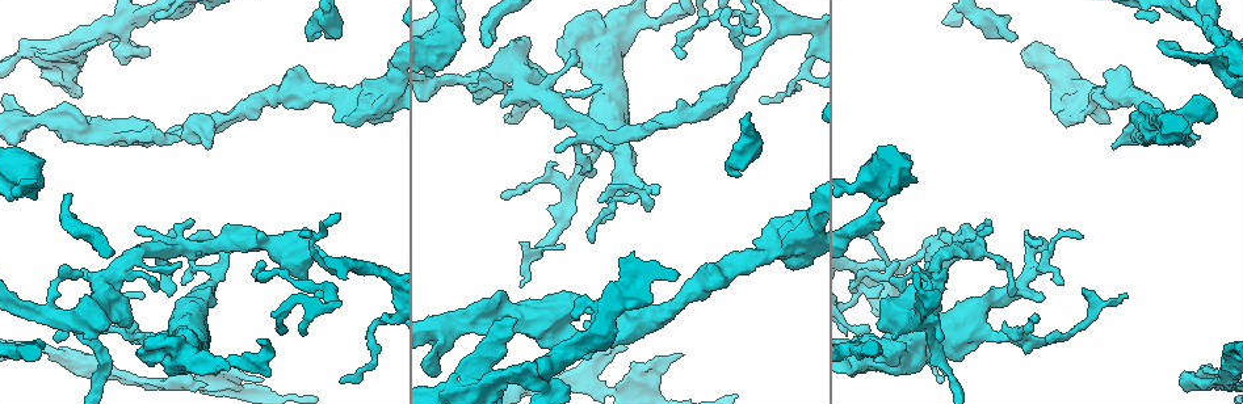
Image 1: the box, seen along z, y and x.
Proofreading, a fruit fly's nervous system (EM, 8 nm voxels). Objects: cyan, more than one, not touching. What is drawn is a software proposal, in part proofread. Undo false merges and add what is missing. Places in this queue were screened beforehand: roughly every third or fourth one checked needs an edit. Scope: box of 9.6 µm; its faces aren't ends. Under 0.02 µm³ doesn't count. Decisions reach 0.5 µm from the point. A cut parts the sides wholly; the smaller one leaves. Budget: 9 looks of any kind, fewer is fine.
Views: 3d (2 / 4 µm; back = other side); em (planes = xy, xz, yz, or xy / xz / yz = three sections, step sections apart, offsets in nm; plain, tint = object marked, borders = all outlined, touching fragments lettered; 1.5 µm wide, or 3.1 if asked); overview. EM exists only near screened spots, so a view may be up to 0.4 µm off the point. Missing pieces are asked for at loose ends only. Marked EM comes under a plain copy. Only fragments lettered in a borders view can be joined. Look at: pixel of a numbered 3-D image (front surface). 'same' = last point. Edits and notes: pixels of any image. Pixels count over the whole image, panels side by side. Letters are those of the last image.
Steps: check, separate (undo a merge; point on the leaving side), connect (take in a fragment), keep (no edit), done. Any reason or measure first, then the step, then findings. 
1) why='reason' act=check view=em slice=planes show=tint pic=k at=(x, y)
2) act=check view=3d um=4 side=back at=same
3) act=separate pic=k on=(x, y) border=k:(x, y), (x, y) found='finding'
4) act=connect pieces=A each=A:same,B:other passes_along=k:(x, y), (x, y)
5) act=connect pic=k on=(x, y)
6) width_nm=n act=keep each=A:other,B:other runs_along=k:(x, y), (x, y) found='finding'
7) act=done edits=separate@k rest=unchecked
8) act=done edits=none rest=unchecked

act=check view=3d um=2 pic=1 at=(135, 322)

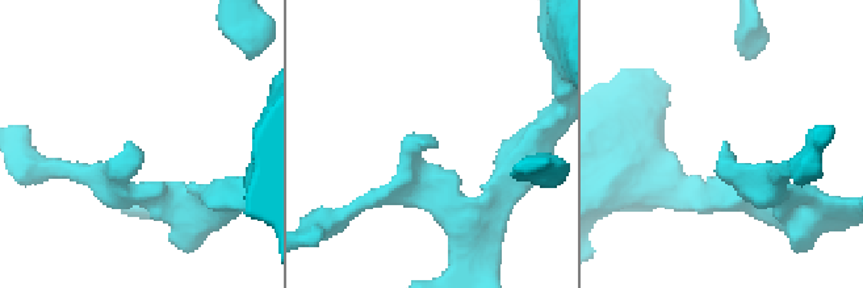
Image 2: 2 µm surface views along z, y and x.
why='need the tissue' act=check view=em slice=planes show=borders pic=2 at=(421, 144)

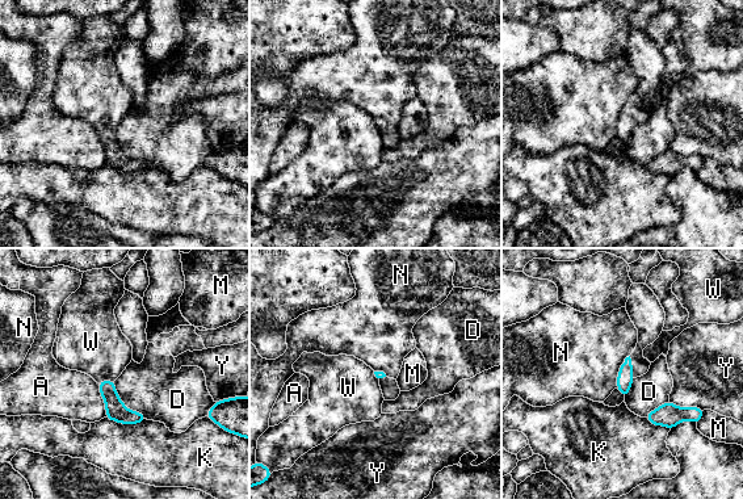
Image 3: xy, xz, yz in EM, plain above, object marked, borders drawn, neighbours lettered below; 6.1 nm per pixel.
longest_contact=D:320nm act=keep each=A:other,D:other,K:other,M:other,N:other,W:other,Y:other border=3:(113, 381), (121, 402), (147, 419) found='no lettered fragment goes on from it'

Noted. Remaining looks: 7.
why='branch stops here' act=check view=em slice=yz step=4 show=borders pic=1 at=(208, 385)

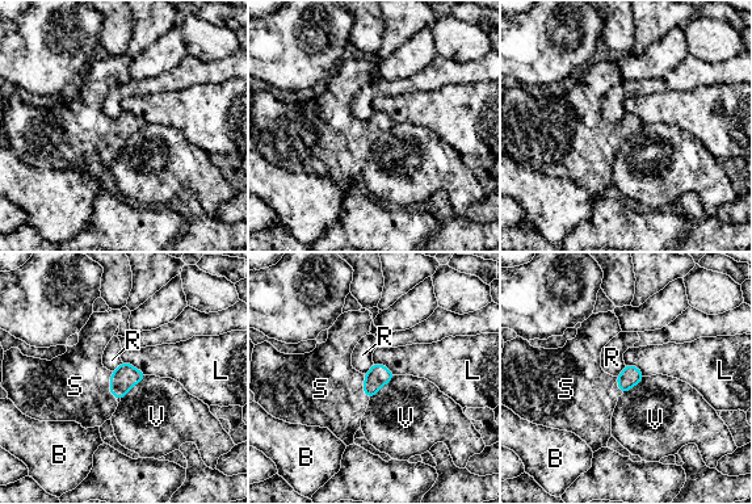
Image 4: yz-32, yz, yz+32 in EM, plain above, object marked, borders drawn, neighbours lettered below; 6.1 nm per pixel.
act=connect pieces=S each=B:other,L:other,R:other,S:same,V:other passes_along=4:(126, 376), (110, 386), (75, 386) found='it goes on there'

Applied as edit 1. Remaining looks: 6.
why='free end' act=check view=3d um=4 pic=1 at=(741, 174)

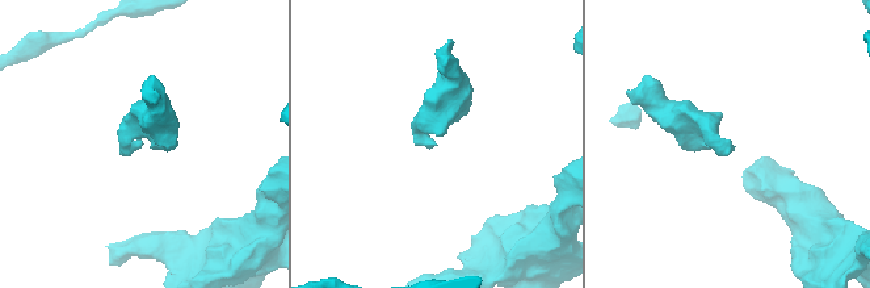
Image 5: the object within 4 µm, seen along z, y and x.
why='shape alone is not enough' act=check view=em slice=planes show=borders pic=5 at=(139, 147)

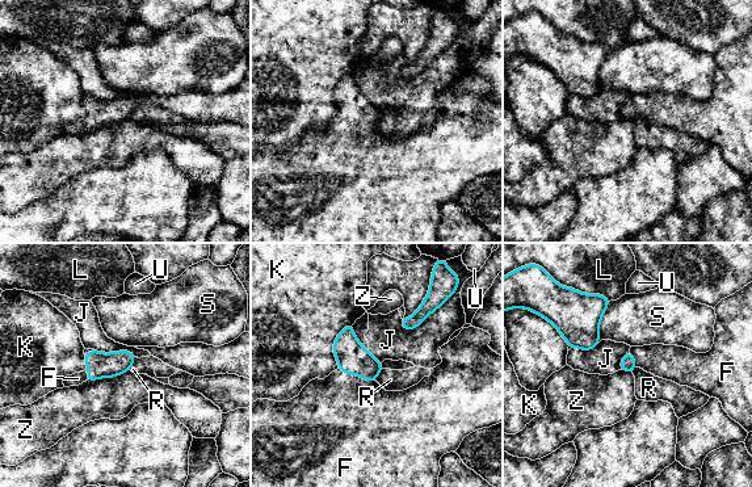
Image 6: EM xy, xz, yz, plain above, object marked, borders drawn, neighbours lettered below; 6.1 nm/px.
act=connect pieces=F each=F:same,J:other,K:other,L:other,R:other,S:other,U:other,Z:other passes_along=6:(352, 357), (356, 374), (343, 412) found='the neuron continues'

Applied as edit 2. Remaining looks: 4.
why='see it whole again' act=check view=overview

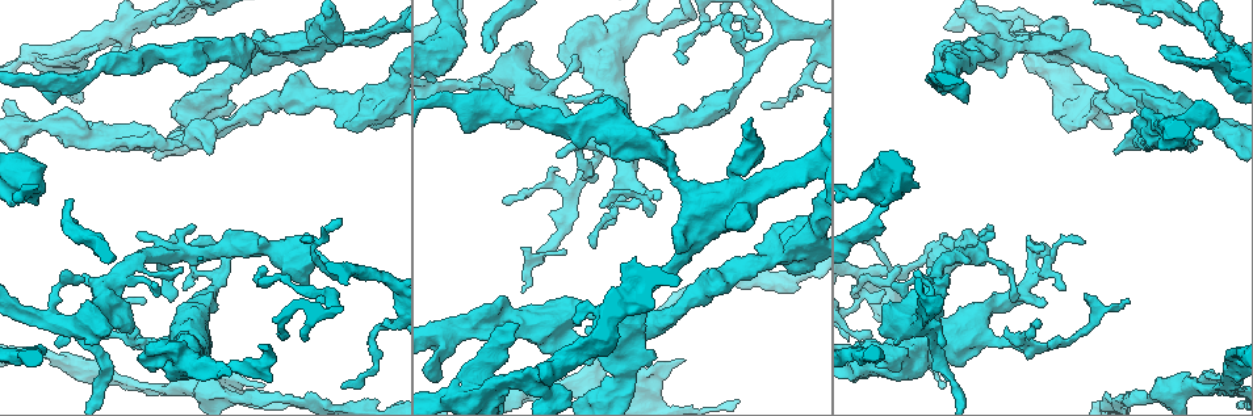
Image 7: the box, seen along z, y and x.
why='free end' act=check view=em slice=xz step=4 show=borders pic=7 at=(518, 324)

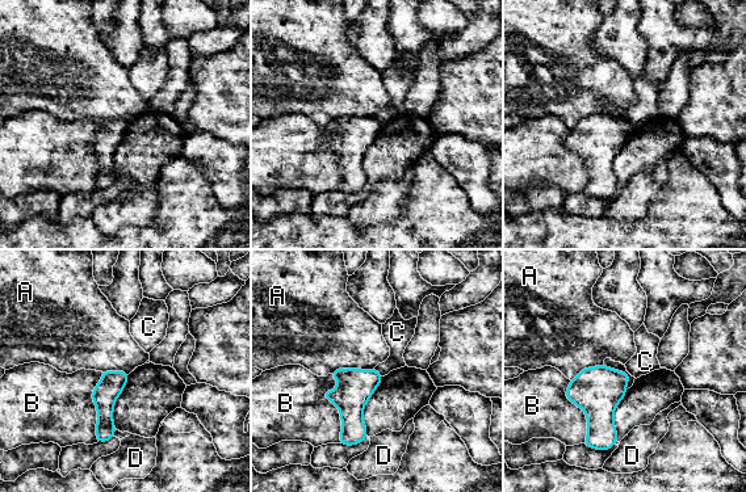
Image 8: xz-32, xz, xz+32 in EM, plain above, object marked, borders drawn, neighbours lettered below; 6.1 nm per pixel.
why='cut it another way' act=check view=em slice=planes show=borders at=same

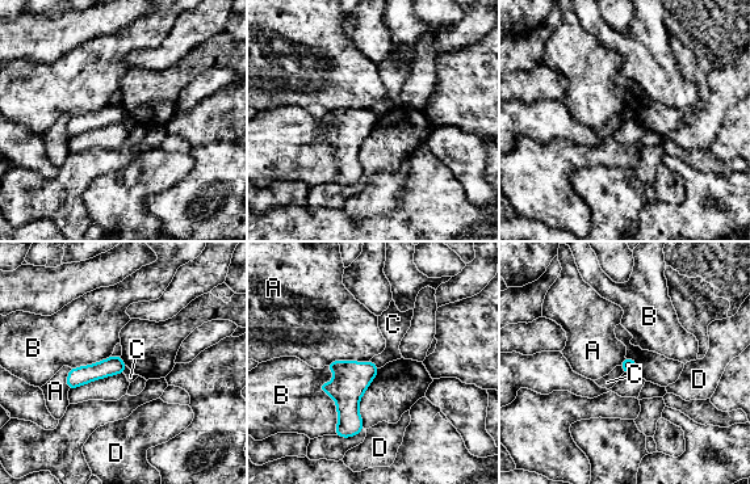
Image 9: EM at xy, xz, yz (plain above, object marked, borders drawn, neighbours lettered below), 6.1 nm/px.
act=keep each=A:other,B:other,C:other,D:other border=9:(371, 360), (378, 367) found='none of them fits'

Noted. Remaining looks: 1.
act=done edits=connect@4,connect@6 rest=unchecked

